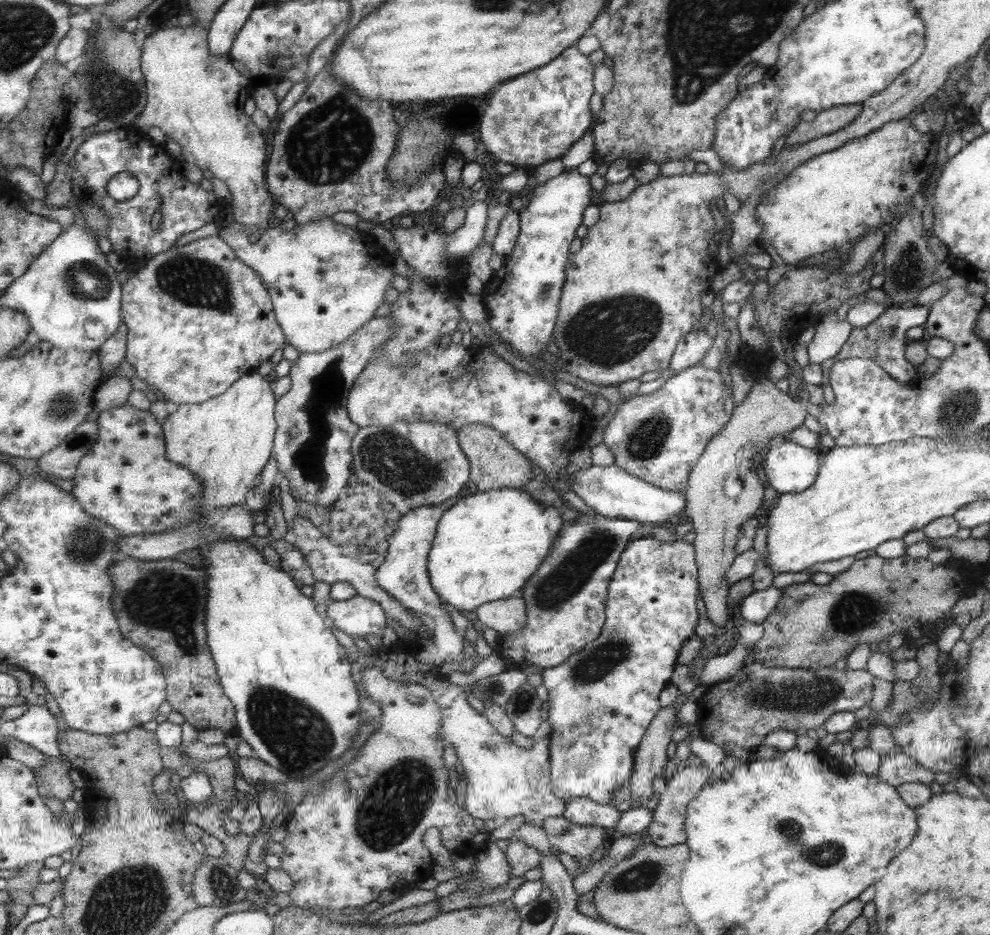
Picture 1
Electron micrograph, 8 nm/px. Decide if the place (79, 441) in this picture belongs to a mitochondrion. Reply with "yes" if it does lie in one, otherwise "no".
yes

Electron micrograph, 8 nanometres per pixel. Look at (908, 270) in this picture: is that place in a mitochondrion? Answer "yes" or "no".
yes

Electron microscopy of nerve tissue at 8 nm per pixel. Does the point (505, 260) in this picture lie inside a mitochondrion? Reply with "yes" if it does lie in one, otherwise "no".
no

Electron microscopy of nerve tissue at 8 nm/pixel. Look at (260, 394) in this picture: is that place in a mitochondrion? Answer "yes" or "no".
no

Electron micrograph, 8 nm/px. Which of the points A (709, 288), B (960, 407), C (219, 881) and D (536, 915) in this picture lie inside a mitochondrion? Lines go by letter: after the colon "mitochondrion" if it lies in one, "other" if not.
A: other
B: mitochondrion
C: mitochondrion
D: mitochondrion

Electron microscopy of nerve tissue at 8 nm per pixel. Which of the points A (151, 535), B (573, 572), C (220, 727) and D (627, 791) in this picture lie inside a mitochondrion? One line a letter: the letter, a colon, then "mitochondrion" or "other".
A: other
B: mitochondrion
C: other
D: other

